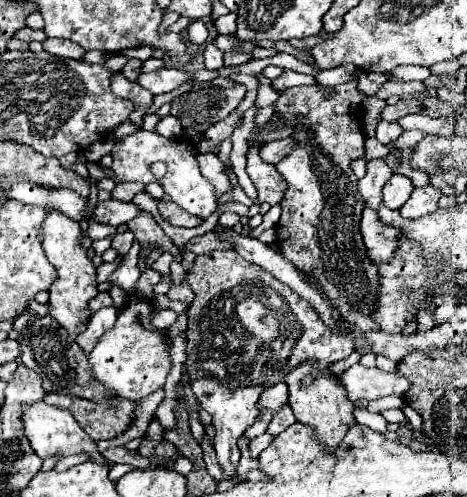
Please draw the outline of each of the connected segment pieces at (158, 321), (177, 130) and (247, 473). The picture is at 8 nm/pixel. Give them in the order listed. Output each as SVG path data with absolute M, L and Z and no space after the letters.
M170 309L153 310L152 323L158 329L166 330L177 319L177 314Z
M171 115L163 117L163 119L155 125L155 131L161 133L161 135L165 135L165 137L171 137L171 139L179 139L179 137L183 135L183 127L181 127L179 119L175 119L175 117L171 117Z
M241 437L241 461L237 465L237 475L247 481L263 481L265 475L259 471L259 461L249 459L249 443L249 439Z

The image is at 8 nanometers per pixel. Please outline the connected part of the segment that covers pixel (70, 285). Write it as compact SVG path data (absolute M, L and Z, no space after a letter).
M57 211L47 213L47 217L41 223L41 243L45 249L47 259L57 269L57 281L49 287L49 315L57 319L63 325L73 325L77 321L83 321L77 333L69 333L69 341L75 341L75 337L85 329L85 309L87 301L97 295L97 281L95 281L95 267L87 255L87 249L83 249L81 241L81 225L69 217L63 217Z

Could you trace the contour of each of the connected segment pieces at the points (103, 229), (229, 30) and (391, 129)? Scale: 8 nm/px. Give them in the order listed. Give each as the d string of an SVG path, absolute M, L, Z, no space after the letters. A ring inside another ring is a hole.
M89 223L89 227L87 227L87 235L89 235L93 241L104 239L109 237L109 235L113 235L113 233L115 233L113 227L101 223Z
M235 13L229 15L221 15L215 21L215 29L219 35L233 35L235 33Z
M379 121L377 123L377 131L375 131L375 137L383 143L383 145L389 145L393 141L397 141L397 137L403 133L403 129L399 127L399 123L387 123L387 121Z

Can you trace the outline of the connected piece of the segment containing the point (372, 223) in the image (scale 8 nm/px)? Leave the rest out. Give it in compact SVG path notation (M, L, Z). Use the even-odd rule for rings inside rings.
M369 207L363 209L363 219L361 219L361 235L367 247L367 257L375 265L381 265L393 257L393 251L397 249L397 229L391 229L383 225L377 217L375 211Z

